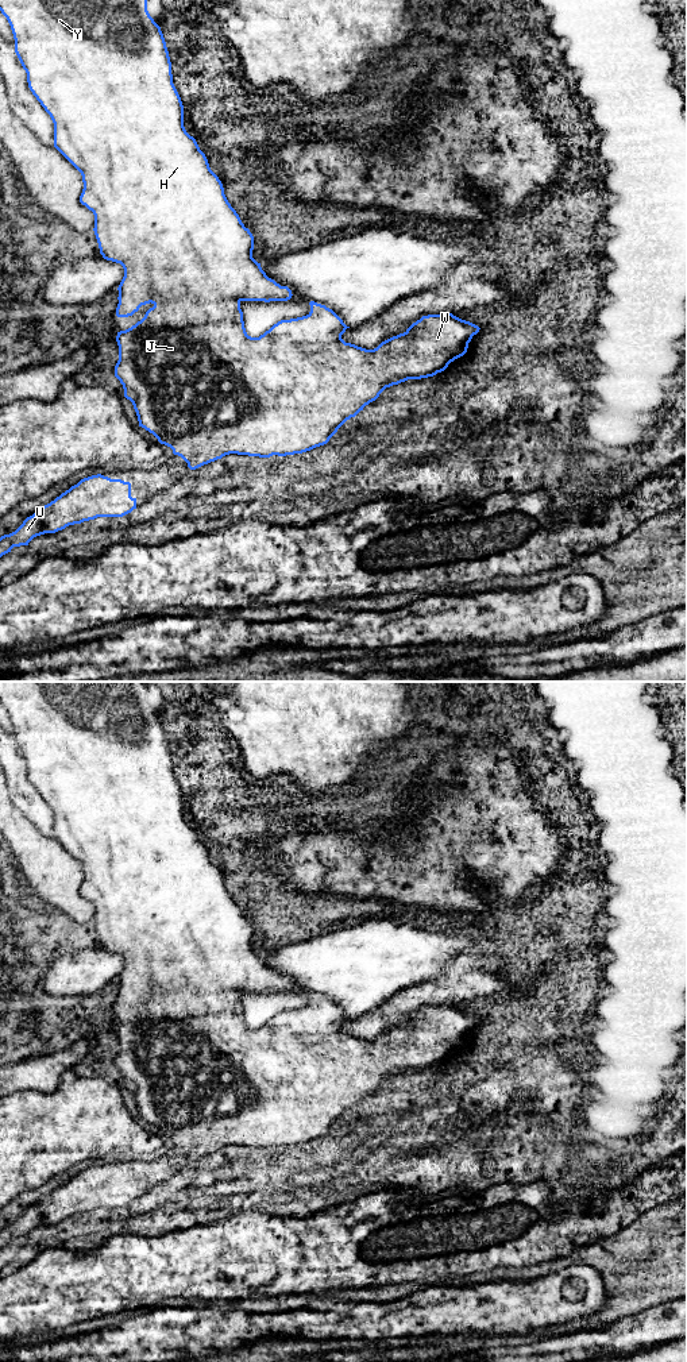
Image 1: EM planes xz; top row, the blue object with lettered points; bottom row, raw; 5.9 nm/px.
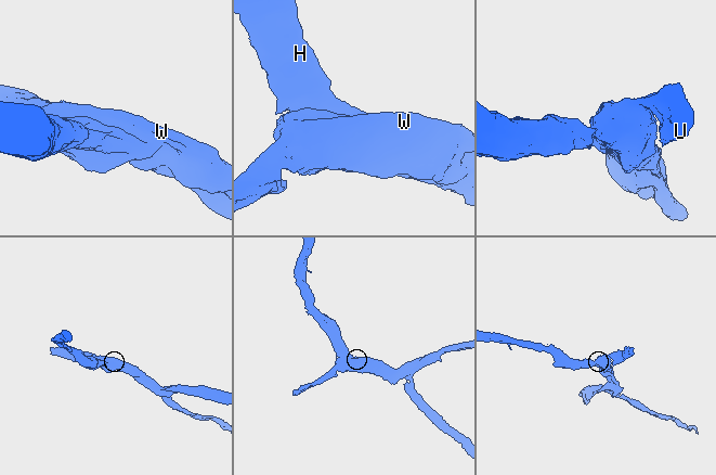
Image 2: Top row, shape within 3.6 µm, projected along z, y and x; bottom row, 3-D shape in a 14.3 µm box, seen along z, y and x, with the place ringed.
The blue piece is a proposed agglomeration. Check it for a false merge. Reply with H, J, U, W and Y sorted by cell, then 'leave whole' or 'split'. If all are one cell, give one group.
H J U W Y; leave whole

